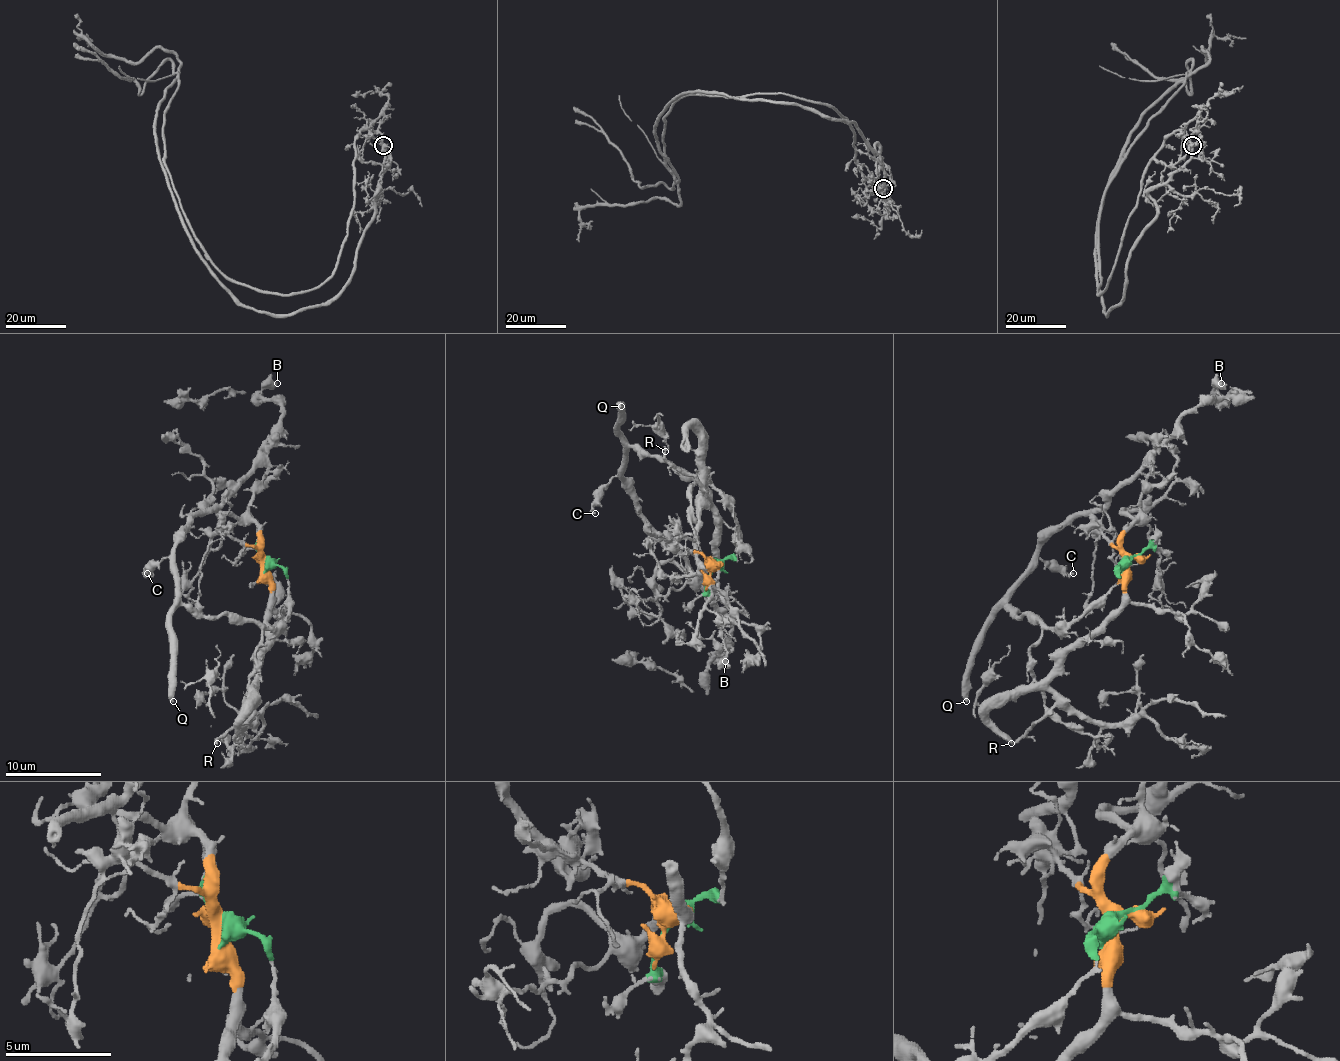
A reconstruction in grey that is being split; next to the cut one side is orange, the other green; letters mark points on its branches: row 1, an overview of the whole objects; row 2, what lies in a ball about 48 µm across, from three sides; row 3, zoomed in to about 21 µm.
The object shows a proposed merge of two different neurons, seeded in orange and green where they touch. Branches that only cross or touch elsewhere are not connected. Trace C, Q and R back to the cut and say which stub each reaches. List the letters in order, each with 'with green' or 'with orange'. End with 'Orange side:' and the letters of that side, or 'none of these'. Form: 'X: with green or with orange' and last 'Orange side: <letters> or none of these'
C: with green
Q: with green
R: with orange
Orange side: R

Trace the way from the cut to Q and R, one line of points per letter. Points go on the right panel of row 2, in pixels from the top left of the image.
Q: (1128, 560), (1119, 565), (1119, 579), (1063, 623), (1049, 627), (1008, 606), (998, 610), (974, 656), (967, 702)
R: (1128, 560), (1123, 601), (1066, 656), (1061, 671), (1049, 683), (1054, 704), (1010, 743)

